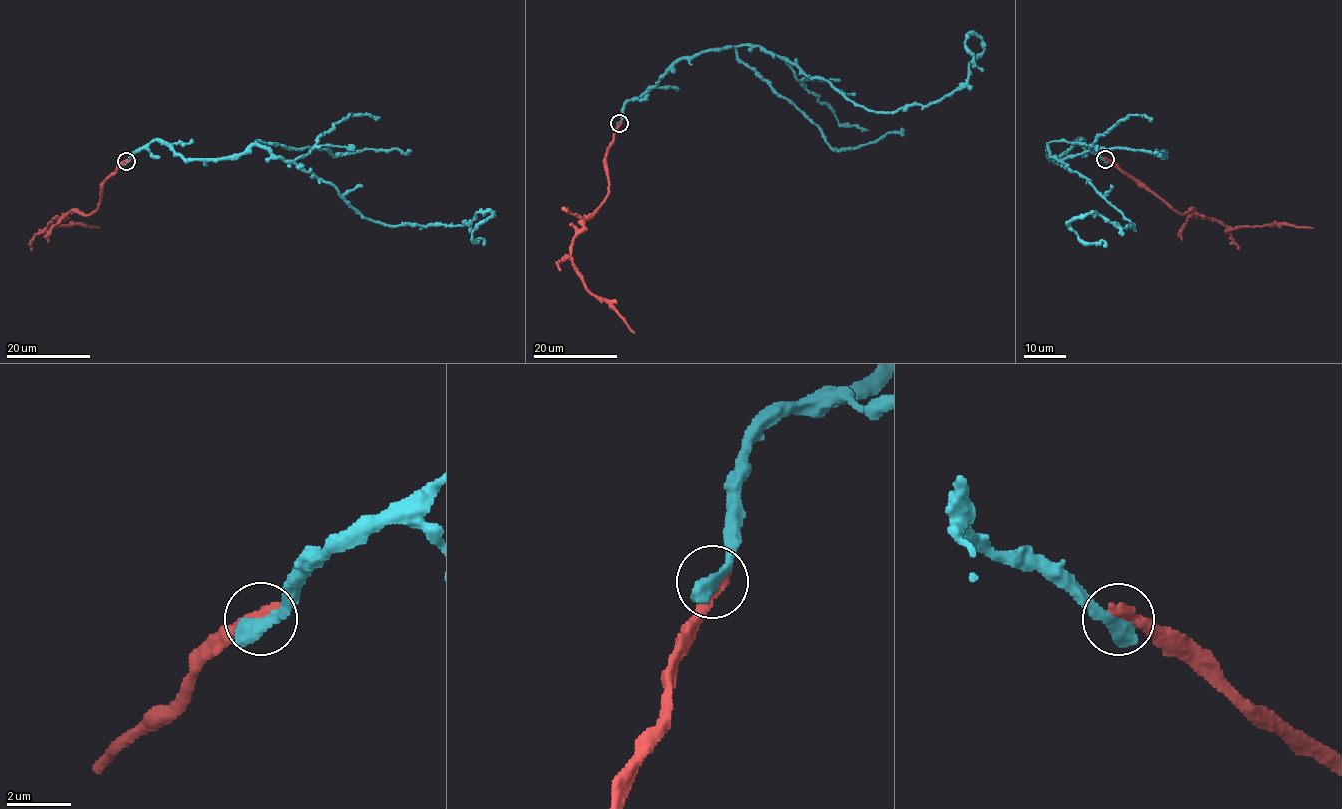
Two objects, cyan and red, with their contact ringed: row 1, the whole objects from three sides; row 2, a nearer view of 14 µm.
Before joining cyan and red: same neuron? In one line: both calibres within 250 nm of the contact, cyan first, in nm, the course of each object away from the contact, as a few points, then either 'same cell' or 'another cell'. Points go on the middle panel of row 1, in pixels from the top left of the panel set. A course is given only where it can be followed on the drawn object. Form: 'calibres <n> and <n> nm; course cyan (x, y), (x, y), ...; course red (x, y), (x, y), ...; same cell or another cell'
calibres 600 and 400 nm; course cyan (620, 122), (683, 58), (734, 46), (763, 47), (876, 112), (959, 90), (983, 50), (969, 34), (981, 70); course red (619, 122), (606, 156), (609, 192), (584, 220), (570, 257), (583, 283), (604, 298), (634, 333); another cell

